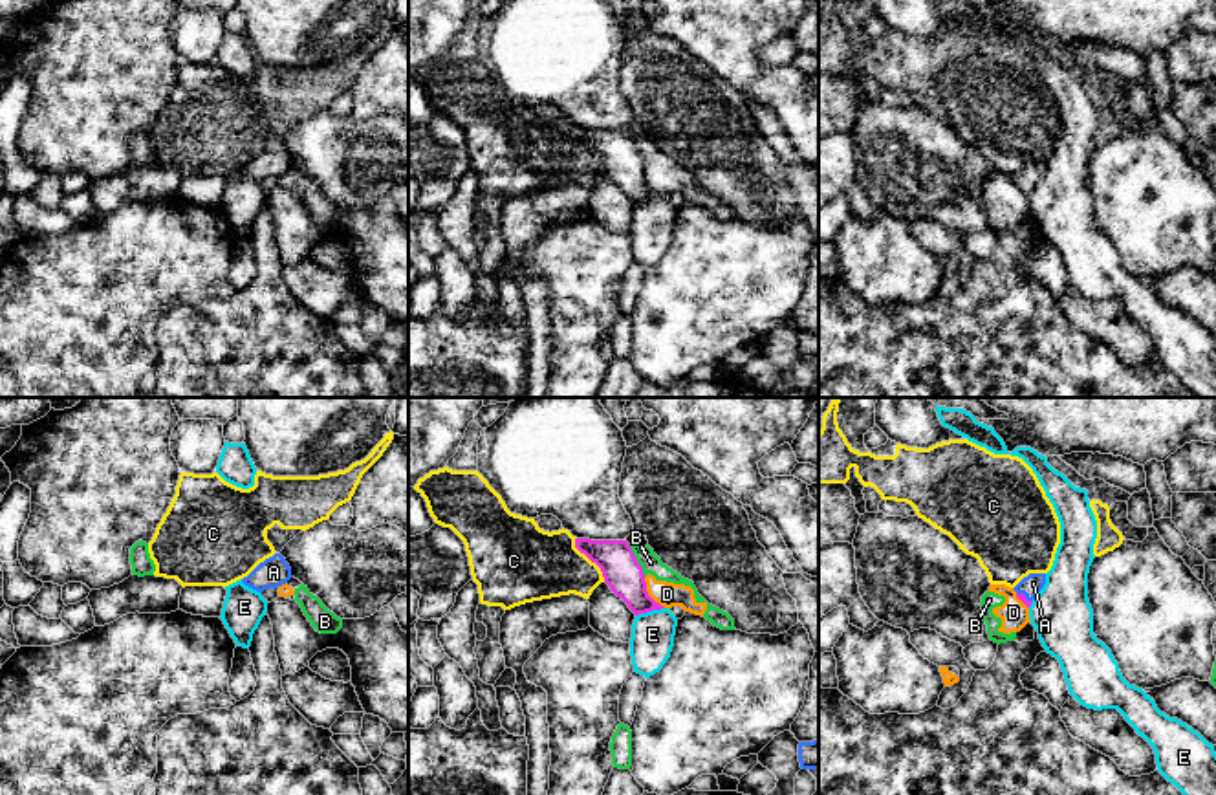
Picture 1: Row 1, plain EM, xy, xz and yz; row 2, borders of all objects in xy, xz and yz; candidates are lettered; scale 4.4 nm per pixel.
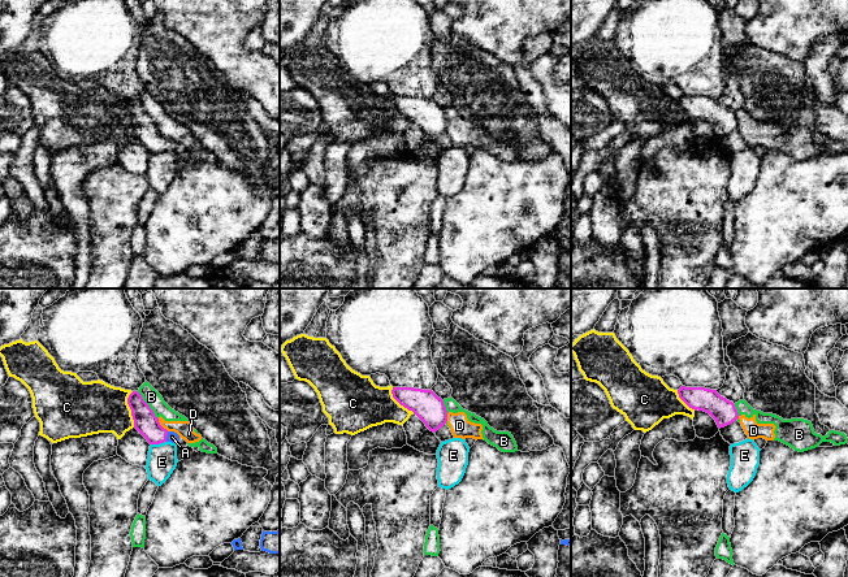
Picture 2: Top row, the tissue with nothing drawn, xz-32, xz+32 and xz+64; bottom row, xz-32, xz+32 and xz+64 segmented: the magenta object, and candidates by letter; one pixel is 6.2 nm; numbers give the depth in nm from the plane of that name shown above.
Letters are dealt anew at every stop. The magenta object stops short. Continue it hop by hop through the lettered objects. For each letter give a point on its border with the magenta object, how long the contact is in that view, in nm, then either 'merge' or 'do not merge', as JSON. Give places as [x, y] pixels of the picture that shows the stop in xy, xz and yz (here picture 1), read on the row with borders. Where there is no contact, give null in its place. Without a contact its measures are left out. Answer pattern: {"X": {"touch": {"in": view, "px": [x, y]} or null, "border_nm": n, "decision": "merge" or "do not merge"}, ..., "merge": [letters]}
{"A": {"touch": {"in": "yz", "px": [1024, 596]}, "border_nm": 80, "decision": "merge"}, "B": {"touch": {"in": "xz", "px": [636, 561]}, "border_nm": 170, "decision": "do not merge"}, "C": {"touch": {"in": "xz", "px": [590, 559]}, "border_nm": 240, "decision": "do not merge"}, "D": {"touch": {"in": "xz", "px": [647, 594]}, "border_nm": 170, "decision": "do not merge"}, "E": {"touch": {"in": "xz", "px": [649, 610]}, "border_nm": 130, "decision": "do not merge"}, "merge": ["A"]}

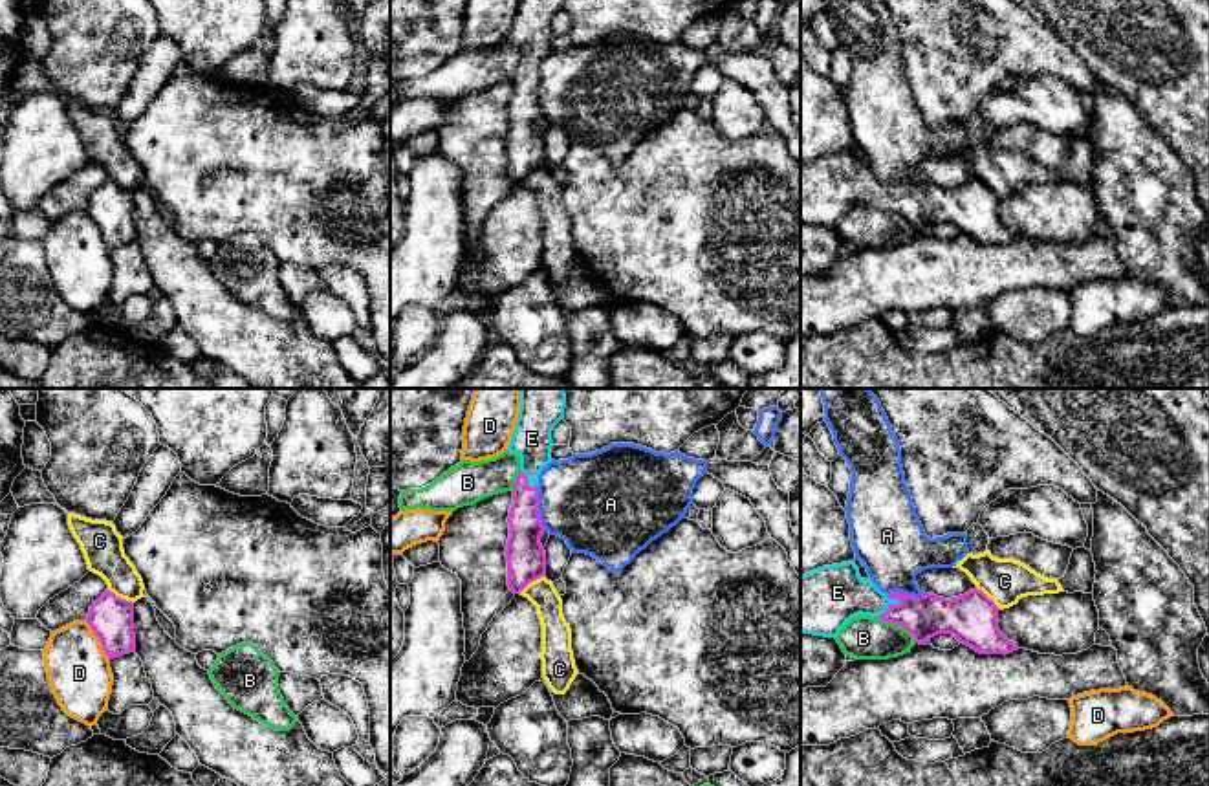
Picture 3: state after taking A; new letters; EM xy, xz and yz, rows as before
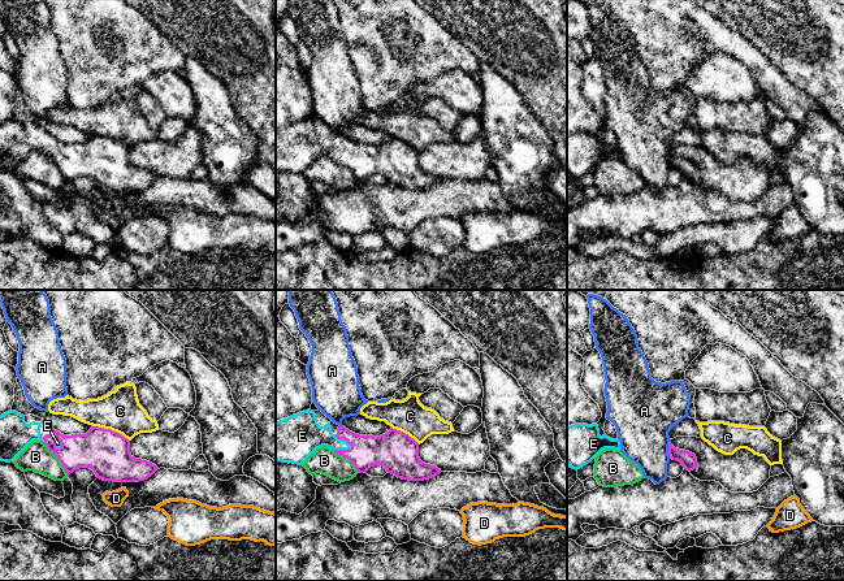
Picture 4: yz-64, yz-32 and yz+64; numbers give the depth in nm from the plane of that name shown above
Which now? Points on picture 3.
{"A": {"touch": {"in": "xz", "px": [537, 510]}, "border_nm": 200, "decision": "do not merge"}, "B": {"touch": {"in": "yz", "px": [898, 623]}, "border_nm": 220, "decision": "do not merge"}, "C": {"touch": {"in": "xz", "px": [532, 581]}, "border_nm": 150, "decision": "do not merge"}, "D": {"touch": {"in": "xy", "px": [99, 640]}, "border_nm": 200, "decision": "do not merge"}, "E": {"touch": {"in": "yz", "px": [889, 607]}, "border_nm": 130, "decision": "merge"}, "merge": ["E"]}

